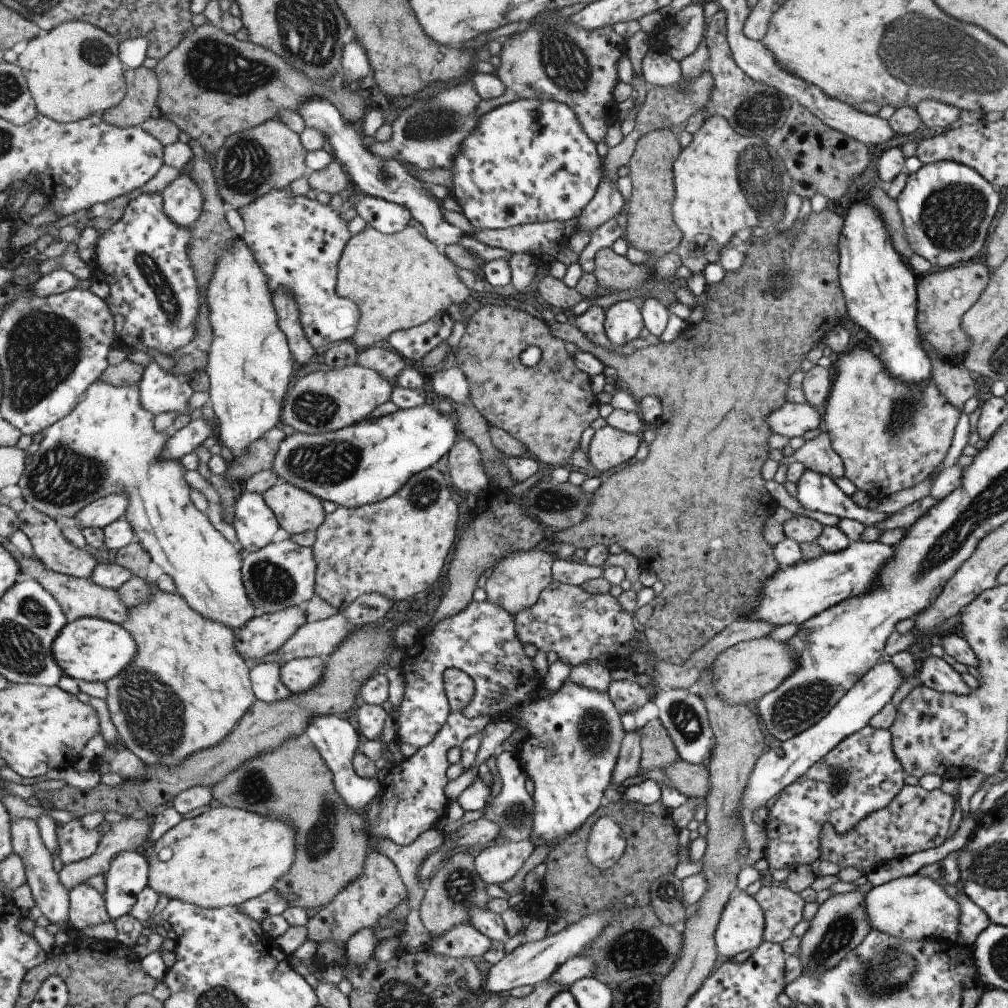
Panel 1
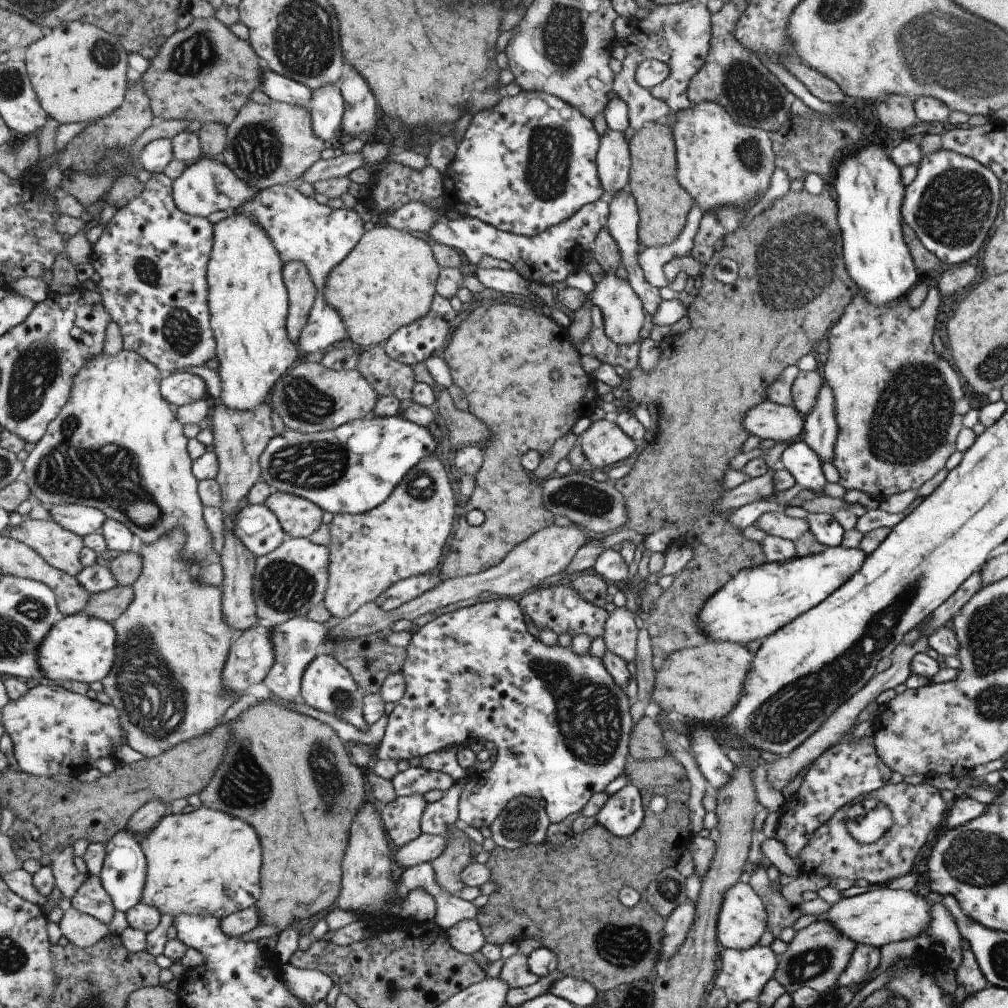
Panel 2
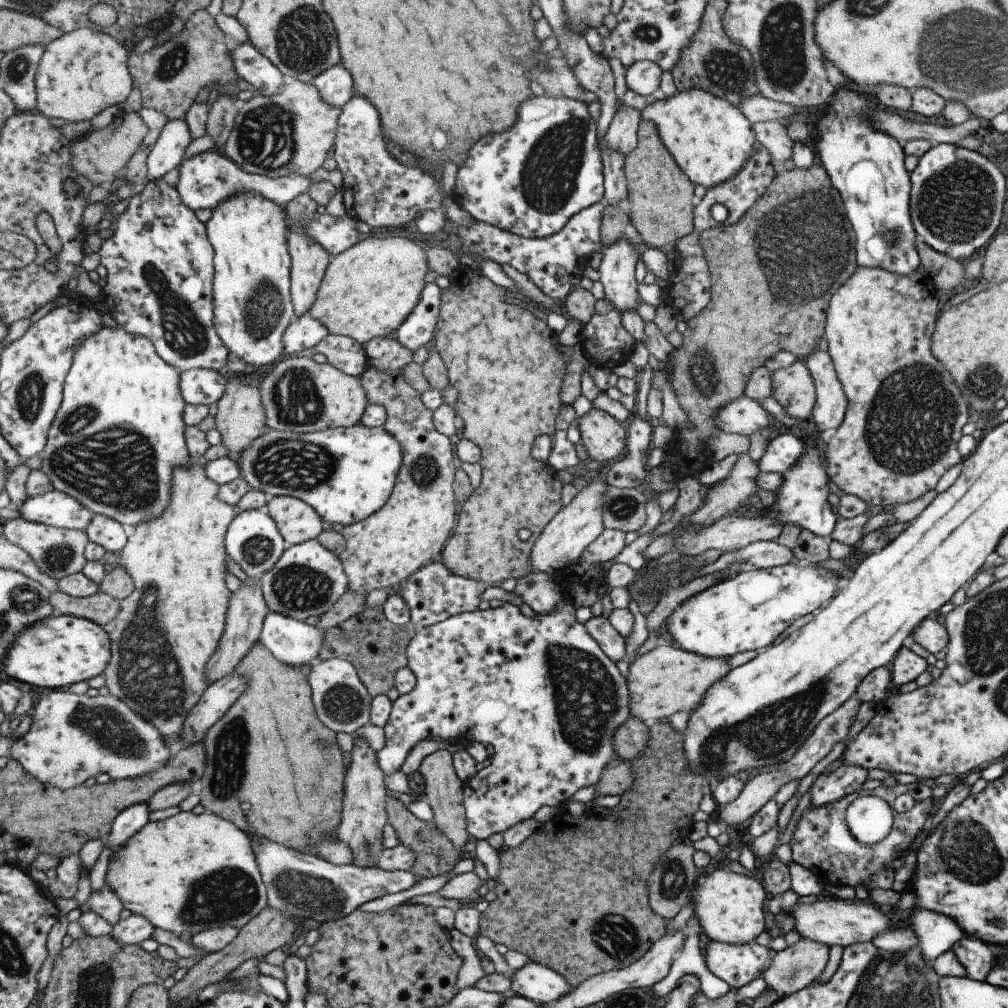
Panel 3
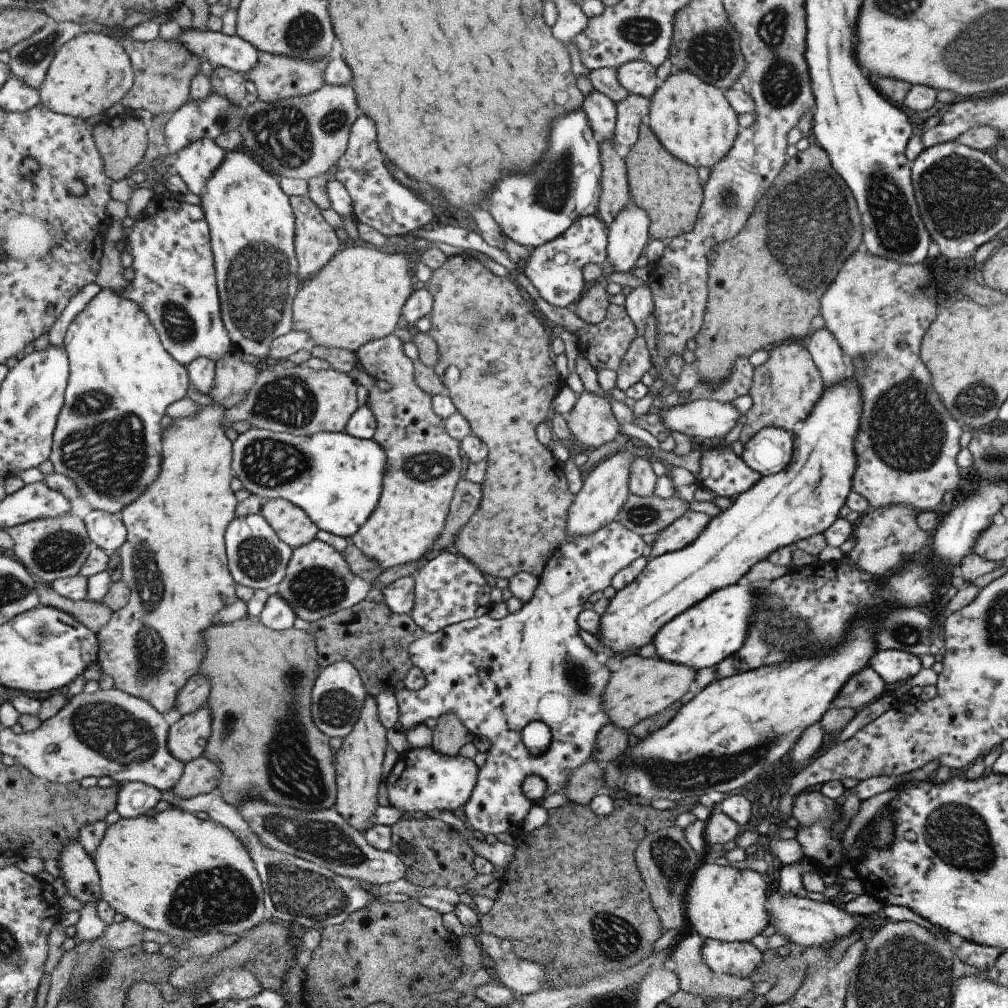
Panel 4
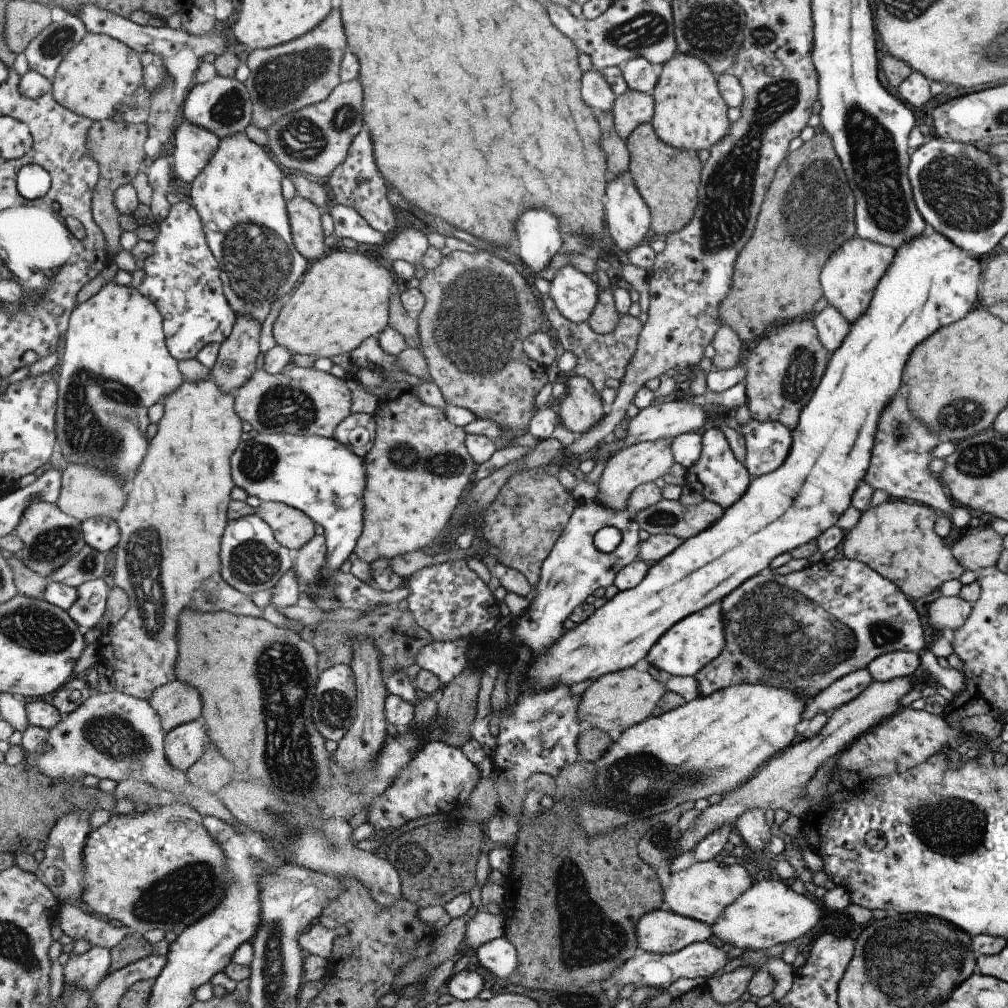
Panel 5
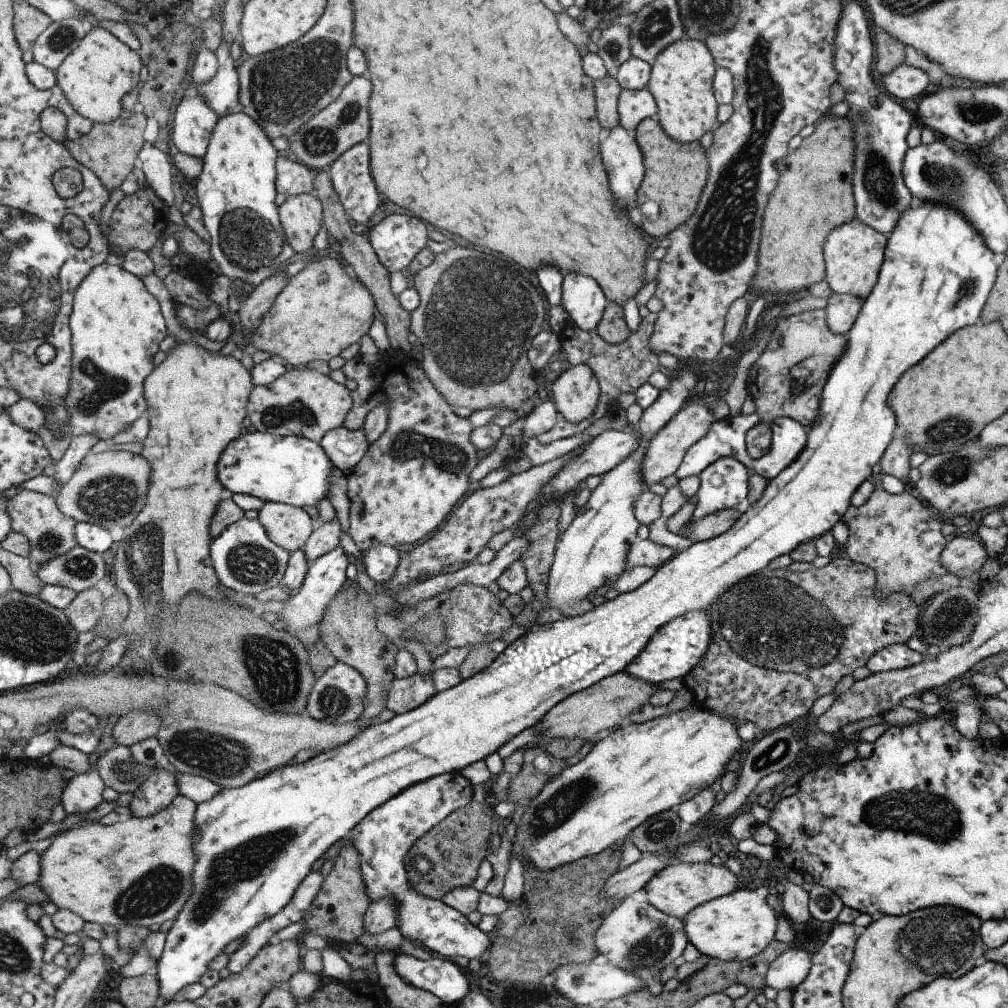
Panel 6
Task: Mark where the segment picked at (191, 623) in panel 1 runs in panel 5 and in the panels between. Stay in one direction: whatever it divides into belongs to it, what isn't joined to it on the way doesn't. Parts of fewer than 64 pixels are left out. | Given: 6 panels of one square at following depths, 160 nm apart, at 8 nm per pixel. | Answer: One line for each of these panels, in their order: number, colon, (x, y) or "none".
2: (174, 641)
3: (160, 650)
4: (176, 563)
5: (173, 523)

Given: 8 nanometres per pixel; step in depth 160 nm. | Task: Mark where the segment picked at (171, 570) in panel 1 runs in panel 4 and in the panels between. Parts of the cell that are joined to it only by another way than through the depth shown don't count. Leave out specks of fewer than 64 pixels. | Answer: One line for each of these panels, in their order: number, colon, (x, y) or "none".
2: (117, 435)
3: (120, 435)
4: (123, 381)

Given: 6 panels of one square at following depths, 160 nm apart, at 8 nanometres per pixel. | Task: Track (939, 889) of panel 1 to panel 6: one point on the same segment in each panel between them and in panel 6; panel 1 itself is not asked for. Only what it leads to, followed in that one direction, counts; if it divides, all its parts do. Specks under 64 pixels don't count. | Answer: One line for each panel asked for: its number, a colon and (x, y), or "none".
2: (881, 915)
3: (828, 920)
4: (808, 923)
5: (768, 913)
6: (736, 926)

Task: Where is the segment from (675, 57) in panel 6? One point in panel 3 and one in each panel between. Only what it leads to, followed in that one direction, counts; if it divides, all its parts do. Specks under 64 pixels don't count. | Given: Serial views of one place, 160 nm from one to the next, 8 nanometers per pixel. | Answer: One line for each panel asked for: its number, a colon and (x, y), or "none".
3: (709, 139)
4: (690, 118)
5: (688, 113)

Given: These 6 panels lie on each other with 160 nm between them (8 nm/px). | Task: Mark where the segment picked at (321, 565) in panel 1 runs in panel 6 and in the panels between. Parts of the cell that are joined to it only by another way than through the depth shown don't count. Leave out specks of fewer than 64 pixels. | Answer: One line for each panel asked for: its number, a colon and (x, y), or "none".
2: (405, 538)
3: (411, 530)
4: (425, 466)
5: (420, 465)
6: (401, 492)

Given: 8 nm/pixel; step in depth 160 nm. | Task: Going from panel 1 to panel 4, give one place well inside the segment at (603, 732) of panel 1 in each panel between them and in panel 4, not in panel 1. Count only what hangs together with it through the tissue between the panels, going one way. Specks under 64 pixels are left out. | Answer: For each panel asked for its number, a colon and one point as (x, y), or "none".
2: (561, 726)
3: (539, 690)
4: (497, 675)

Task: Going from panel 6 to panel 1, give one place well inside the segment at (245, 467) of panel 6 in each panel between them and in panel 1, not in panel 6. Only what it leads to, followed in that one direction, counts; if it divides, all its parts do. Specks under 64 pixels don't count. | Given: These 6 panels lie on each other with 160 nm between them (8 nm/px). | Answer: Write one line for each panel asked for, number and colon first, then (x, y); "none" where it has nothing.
1: (371, 461)
2: (351, 470)
3: (347, 474)
4: (338, 479)
5: (321, 476)

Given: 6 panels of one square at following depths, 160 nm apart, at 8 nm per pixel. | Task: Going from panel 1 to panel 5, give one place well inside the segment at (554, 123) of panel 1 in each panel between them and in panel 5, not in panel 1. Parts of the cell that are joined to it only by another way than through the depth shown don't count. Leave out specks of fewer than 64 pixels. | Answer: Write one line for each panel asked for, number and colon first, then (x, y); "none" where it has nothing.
2: (530, 163)
3: (531, 181)
4: (533, 209)
5: (539, 237)

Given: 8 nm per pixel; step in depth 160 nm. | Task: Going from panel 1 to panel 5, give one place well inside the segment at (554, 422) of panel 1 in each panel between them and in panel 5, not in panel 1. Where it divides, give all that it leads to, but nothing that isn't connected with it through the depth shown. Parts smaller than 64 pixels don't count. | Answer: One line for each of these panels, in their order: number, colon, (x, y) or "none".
2: (500, 356)
3: (504, 362)
4: (497, 370)
5: (479, 308)

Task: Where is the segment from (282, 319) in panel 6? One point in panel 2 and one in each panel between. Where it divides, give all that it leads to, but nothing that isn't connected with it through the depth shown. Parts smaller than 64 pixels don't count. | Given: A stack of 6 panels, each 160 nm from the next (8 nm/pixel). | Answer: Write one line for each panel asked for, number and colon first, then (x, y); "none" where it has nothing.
2: (387, 282)
3: (368, 291)
4: (358, 297)
5: (344, 298)

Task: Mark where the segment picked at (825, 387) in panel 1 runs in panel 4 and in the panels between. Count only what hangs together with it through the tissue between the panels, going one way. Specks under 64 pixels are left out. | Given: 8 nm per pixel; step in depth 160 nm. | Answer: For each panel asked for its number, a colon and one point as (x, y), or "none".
2: (805, 386)
3: (792, 387)
4: (784, 389)

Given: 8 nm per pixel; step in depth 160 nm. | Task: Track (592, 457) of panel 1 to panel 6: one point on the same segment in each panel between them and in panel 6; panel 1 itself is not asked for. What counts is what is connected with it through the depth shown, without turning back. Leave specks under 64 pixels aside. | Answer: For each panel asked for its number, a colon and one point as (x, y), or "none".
2: (602, 443)
3: (603, 438)
4: (590, 422)
5: (580, 409)
6: (574, 391)

